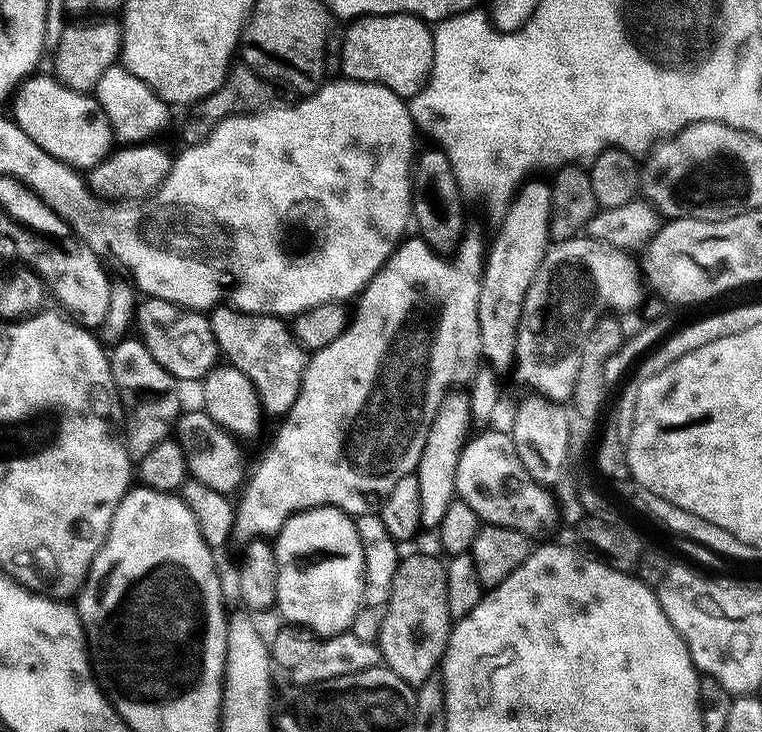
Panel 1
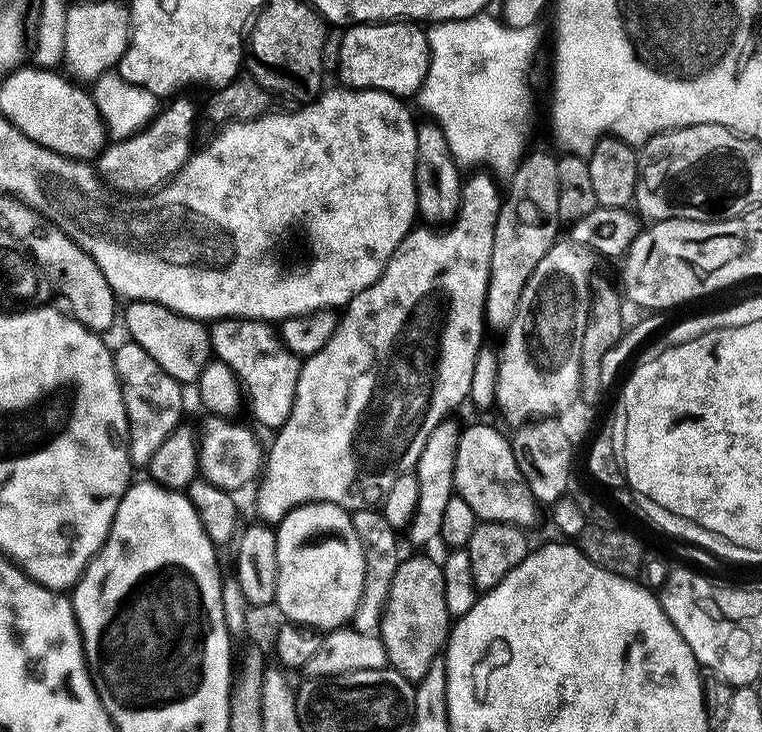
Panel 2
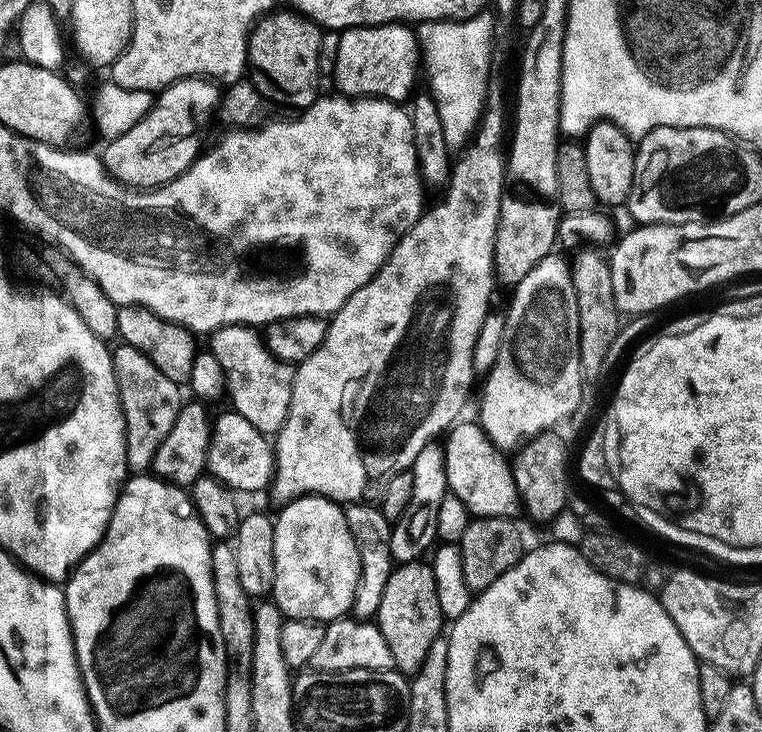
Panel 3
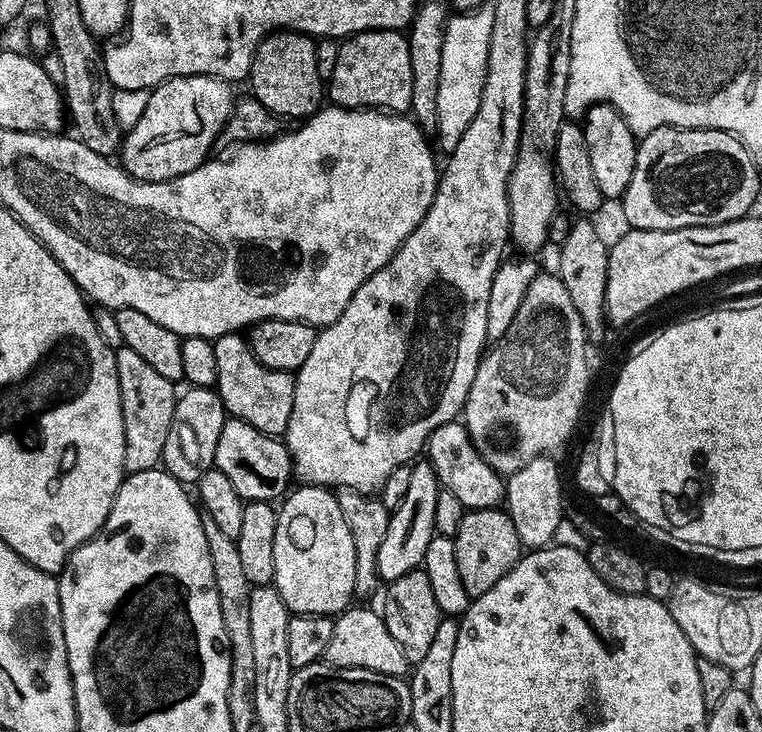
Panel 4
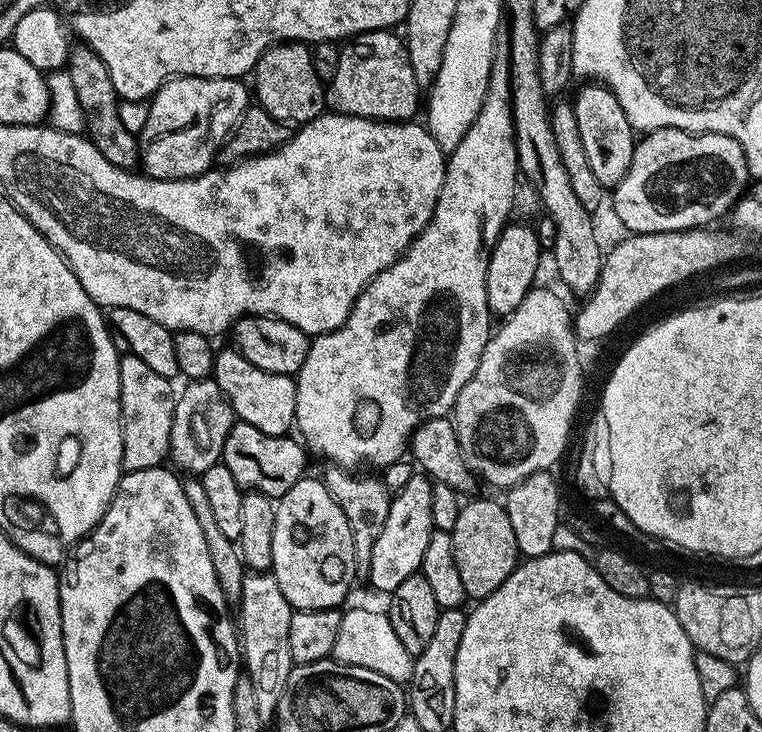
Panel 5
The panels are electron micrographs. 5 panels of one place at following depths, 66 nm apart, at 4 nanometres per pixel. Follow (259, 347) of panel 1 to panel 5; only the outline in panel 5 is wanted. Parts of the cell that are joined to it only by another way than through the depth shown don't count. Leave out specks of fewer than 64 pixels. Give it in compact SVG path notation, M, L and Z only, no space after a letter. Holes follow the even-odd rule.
M227 347L216 352L211 379L218 382L222 394L230 402L235 419L262 430L262 434L289 435L296 422L295 379L258 370L258 366L254 366L254 362L246 362L244 355L236 351L235 347Z

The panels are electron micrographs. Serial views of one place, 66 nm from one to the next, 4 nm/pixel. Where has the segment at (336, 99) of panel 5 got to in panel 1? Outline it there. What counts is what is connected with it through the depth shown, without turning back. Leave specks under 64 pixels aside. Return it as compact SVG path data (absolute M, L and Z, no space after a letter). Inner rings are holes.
M361 16L344 28L341 73L364 84L381 84L394 94L411 98L424 89L432 72L433 29L418 16Z

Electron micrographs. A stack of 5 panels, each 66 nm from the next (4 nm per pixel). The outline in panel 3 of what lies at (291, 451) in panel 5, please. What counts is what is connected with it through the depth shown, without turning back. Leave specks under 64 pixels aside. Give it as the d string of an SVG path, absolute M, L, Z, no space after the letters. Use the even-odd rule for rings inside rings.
M225 410L220 417L218 415L215 417L212 425L207 471L237 493L260 492L263 488L265 491L276 474L273 441L265 433L250 426L250 422L242 418L242 414Z

